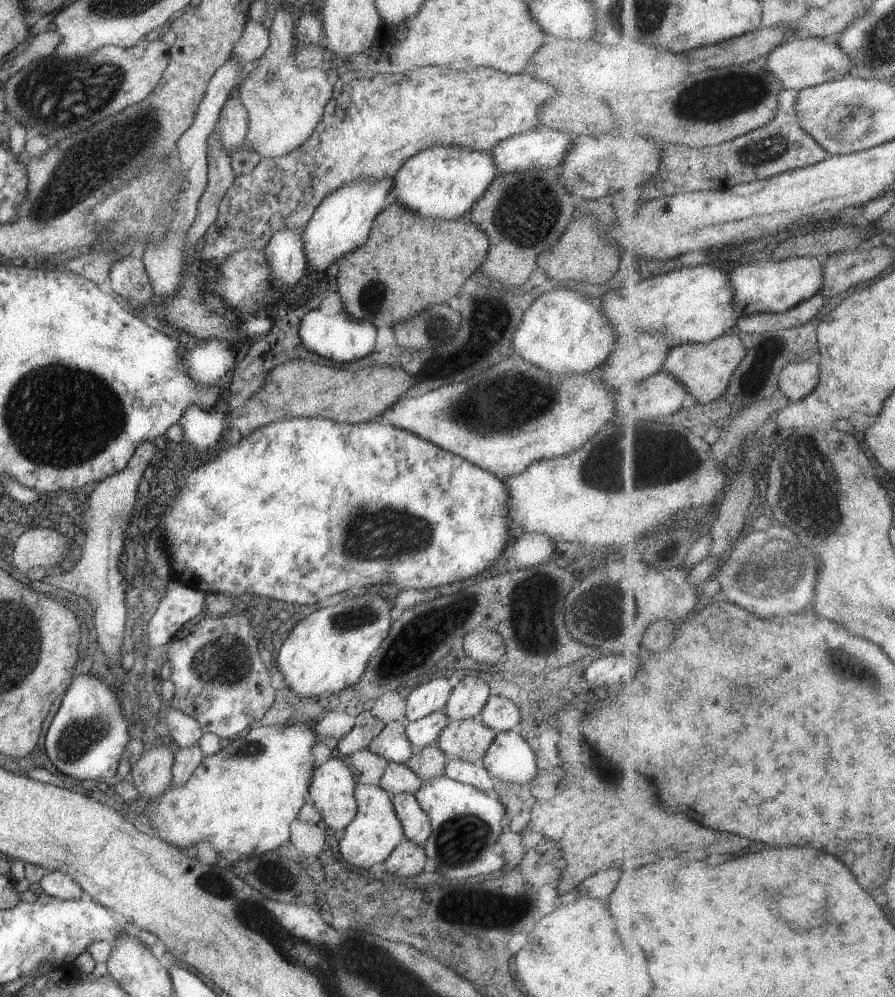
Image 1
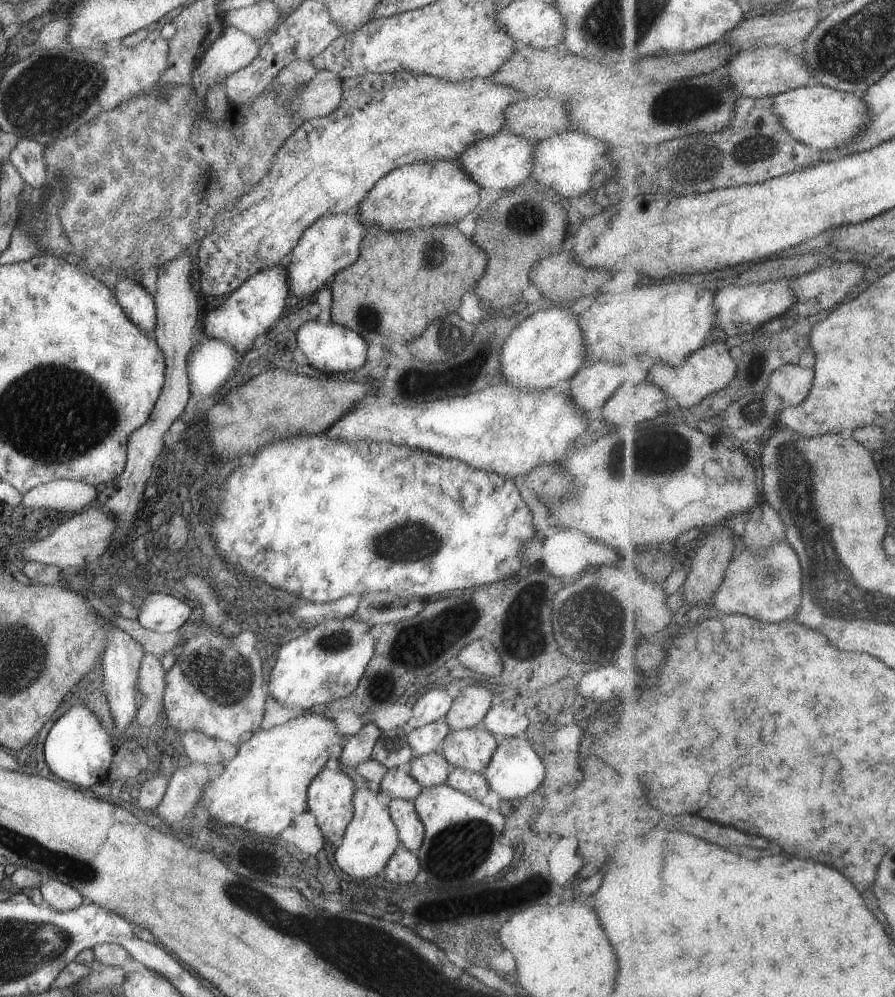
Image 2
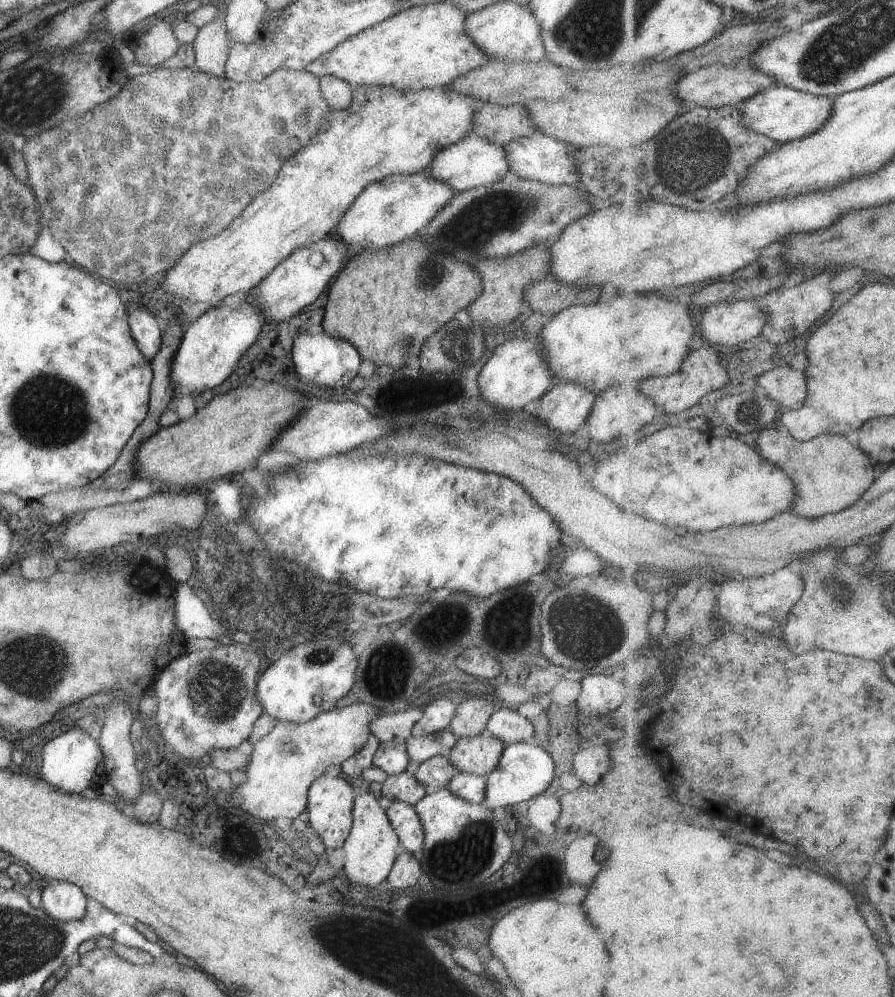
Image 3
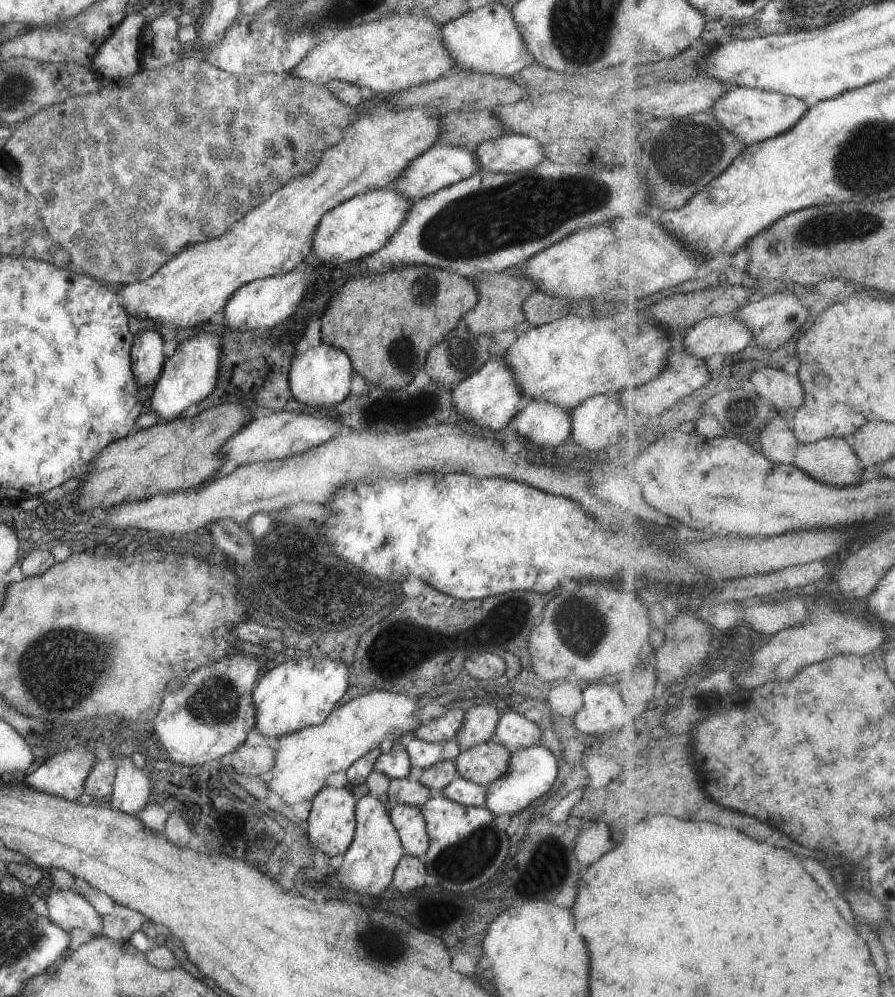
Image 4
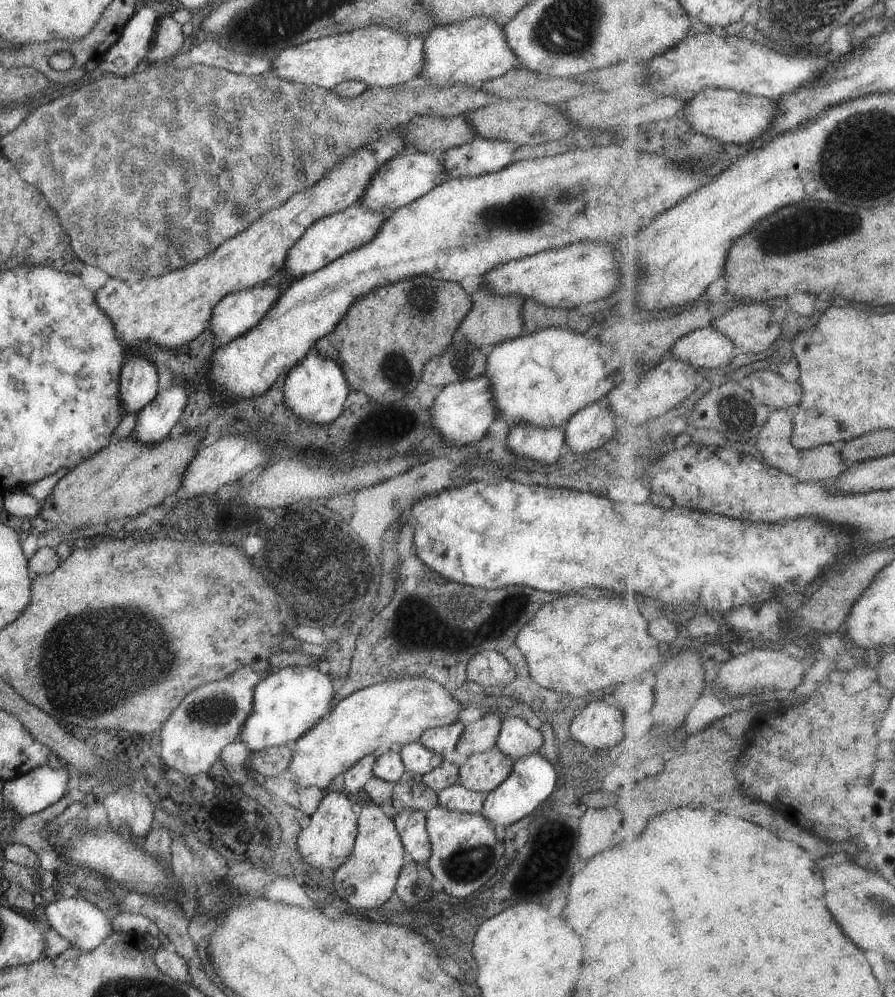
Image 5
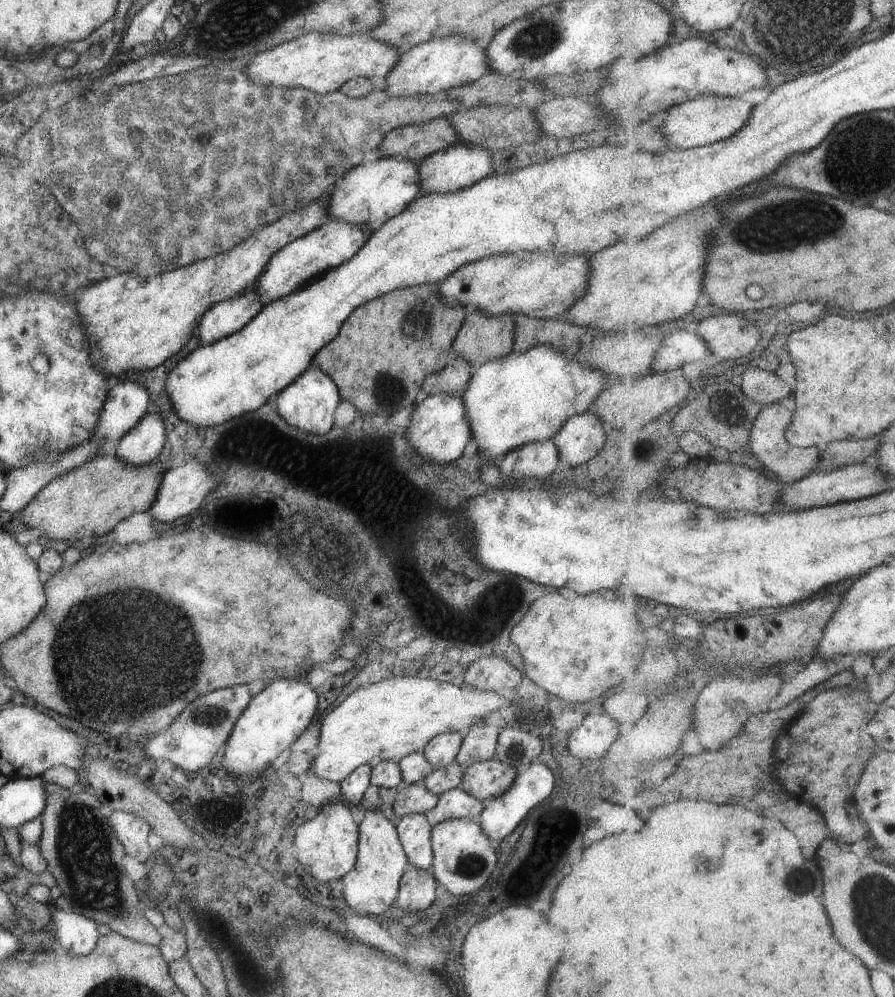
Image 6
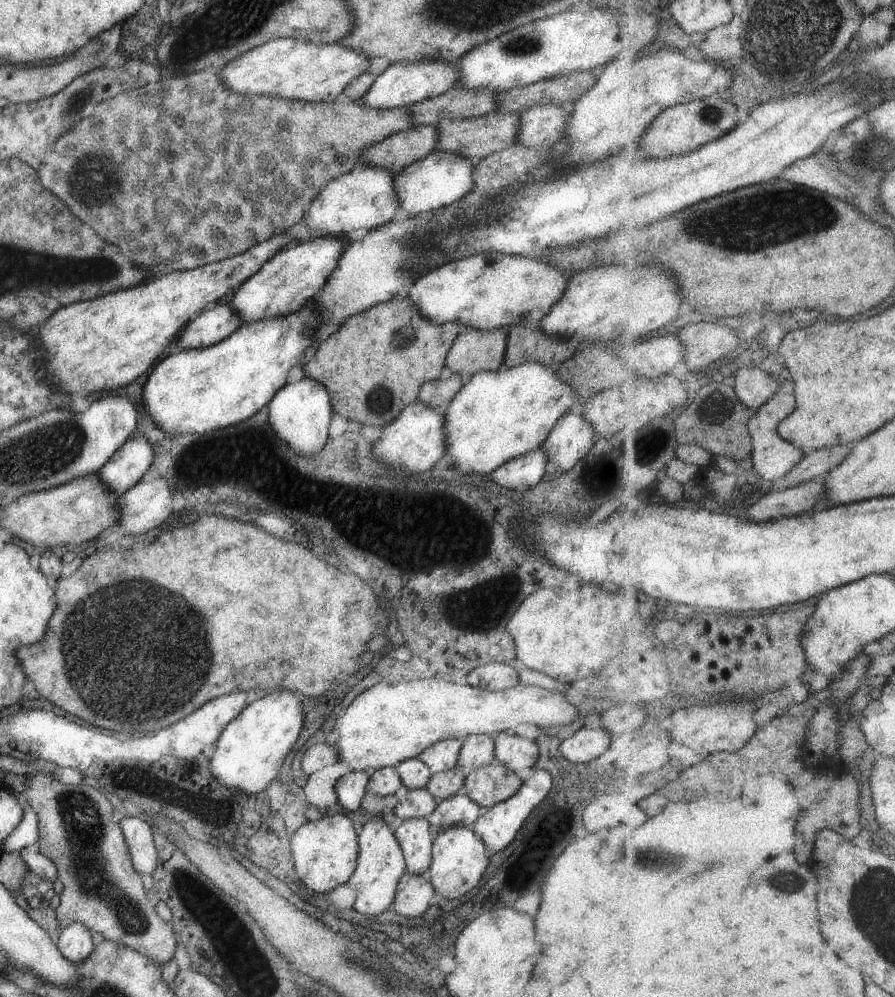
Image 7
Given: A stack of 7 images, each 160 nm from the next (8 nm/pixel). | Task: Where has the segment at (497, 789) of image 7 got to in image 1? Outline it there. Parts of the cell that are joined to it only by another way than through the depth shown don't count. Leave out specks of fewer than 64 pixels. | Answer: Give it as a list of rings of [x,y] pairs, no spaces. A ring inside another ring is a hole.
[[[463,719],[449,722],[436,739],[448,758],[480,763],[496,733],[477,719]]]

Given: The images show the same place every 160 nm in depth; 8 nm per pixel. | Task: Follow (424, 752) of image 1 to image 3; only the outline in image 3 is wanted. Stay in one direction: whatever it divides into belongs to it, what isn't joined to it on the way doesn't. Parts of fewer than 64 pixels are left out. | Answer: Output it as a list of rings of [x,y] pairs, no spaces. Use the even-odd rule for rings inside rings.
[[[435,755],[420,762],[413,778],[430,792],[446,788],[456,770],[451,766],[447,756]]]

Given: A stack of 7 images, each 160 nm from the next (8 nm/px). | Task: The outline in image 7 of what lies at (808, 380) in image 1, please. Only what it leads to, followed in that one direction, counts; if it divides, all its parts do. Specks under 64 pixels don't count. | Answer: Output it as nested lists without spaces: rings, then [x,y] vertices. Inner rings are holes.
[[[744,366],[732,376],[738,397],[752,409],[760,409],[779,391],[778,381],[760,366]]]

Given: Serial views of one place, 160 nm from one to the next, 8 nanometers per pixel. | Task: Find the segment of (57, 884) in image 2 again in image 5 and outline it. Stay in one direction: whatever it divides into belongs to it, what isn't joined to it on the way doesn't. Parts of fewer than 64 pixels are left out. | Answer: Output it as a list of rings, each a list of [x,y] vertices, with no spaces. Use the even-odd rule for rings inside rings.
[[[75,897],[51,901],[45,905],[47,928],[66,938],[80,951],[93,950],[112,933],[110,921],[95,905]]]

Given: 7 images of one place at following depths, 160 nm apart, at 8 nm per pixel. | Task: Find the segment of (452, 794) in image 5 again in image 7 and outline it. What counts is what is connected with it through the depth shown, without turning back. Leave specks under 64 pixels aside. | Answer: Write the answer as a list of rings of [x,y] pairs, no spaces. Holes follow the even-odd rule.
[[[463,792],[437,802],[435,808],[426,816],[431,834],[436,835],[453,826],[471,826],[486,809],[475,804]]]

